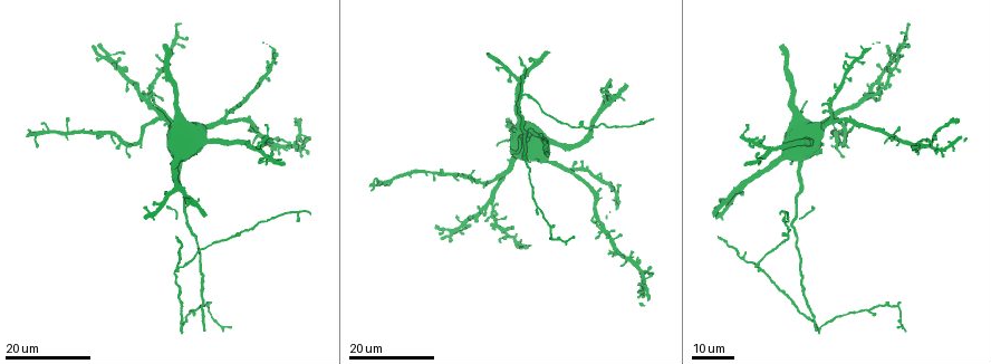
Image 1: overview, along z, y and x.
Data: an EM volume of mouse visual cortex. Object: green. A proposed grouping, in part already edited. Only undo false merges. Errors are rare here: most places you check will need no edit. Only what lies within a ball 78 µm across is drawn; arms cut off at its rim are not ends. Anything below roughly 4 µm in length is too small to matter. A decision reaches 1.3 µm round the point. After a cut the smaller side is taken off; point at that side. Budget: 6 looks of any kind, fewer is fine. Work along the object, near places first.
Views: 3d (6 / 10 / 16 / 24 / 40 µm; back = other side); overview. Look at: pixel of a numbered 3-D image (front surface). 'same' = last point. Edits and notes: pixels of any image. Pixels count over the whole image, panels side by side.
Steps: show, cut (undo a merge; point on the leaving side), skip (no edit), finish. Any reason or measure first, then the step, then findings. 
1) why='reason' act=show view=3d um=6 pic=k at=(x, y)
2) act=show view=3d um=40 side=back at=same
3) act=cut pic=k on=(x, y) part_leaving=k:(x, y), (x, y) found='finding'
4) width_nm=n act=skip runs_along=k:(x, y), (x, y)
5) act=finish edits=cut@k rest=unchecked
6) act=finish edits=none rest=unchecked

why='side arm on a straight run' act=show view=3d um=16 pic=1 at=(179, 265)

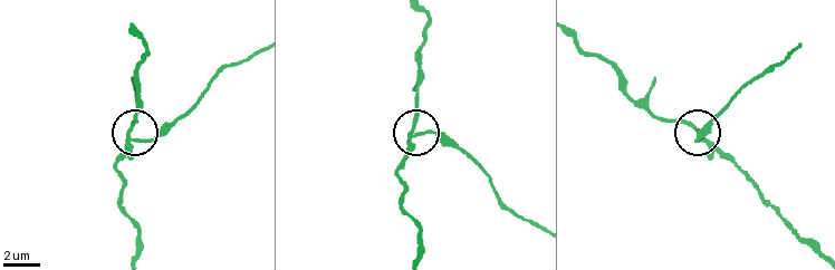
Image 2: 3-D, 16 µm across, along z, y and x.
act=show view=3d um=10 pic=2 at=(410, 138)

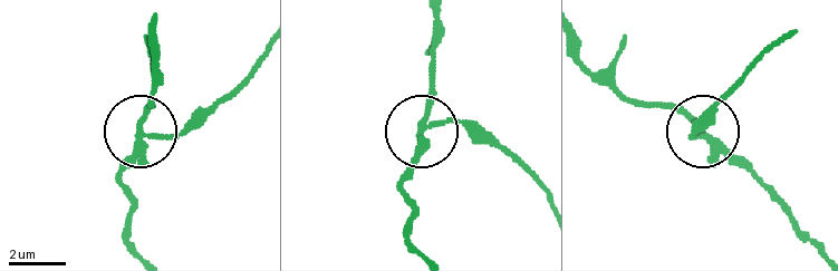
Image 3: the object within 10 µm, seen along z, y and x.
width_nm=200 act=skip found='one neuron here'

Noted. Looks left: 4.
act=show view=3d um=24 pic=1 at=(795, 211)

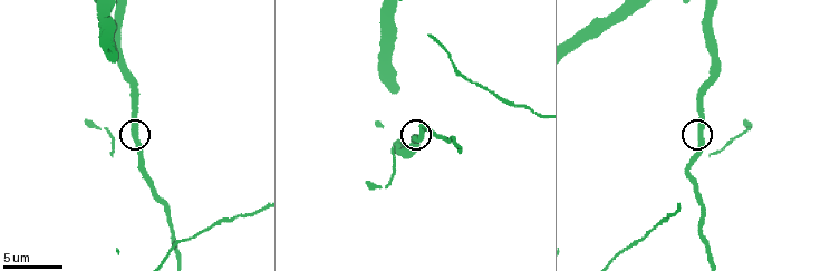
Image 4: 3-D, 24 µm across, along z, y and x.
act=show view=3d um=10 pic=4 at=(701, 137)

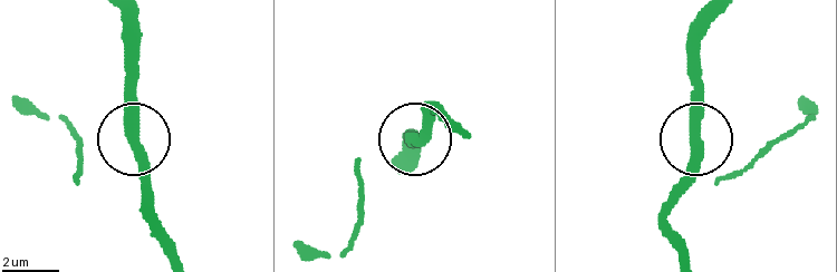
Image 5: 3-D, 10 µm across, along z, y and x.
side_arm_um=9 act=skip found='all the same neuron'

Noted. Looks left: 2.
why='thin arm on a thick one' act=show view=3d um=24 pic=1 at=(638, 271)

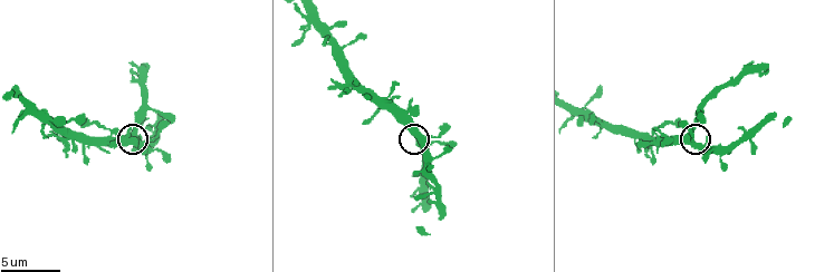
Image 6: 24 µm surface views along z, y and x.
why='closer look' act=show view=3d um=6 pic=6 at=(688, 138)

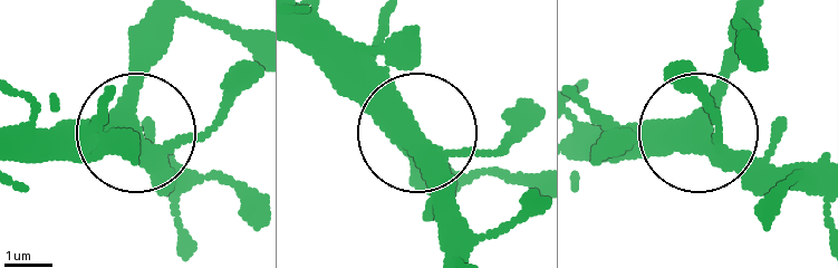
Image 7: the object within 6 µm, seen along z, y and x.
side_arm_um=10 act=skip found='continuous, no second neuron'

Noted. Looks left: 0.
act=finish edits=none rest=unchecked

